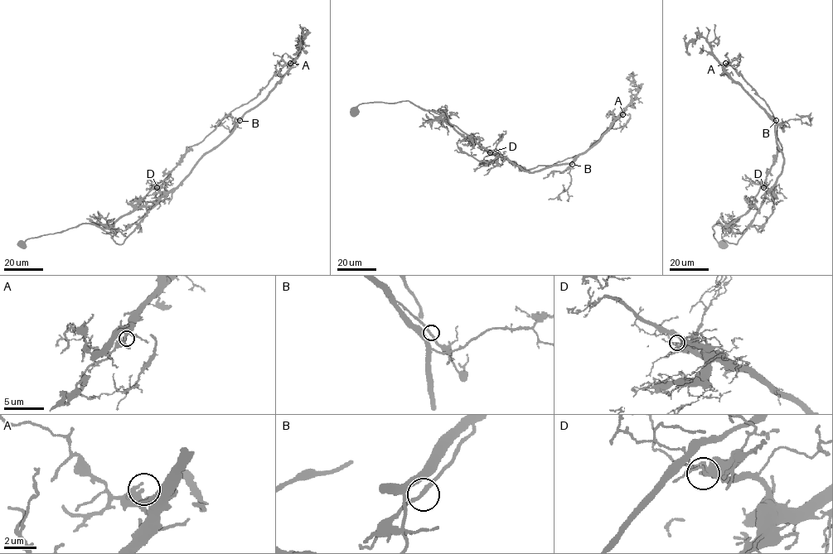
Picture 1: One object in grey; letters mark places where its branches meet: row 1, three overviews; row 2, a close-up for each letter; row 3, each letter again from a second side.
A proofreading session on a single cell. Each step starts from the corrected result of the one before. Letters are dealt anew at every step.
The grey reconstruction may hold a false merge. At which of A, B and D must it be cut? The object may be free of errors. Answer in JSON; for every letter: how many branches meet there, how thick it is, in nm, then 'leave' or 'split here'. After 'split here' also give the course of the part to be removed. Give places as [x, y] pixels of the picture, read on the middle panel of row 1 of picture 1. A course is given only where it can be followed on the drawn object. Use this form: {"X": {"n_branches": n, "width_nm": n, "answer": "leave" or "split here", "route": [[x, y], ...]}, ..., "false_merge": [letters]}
{"A": {"n_branches": 2, "width_nm": 240, "answer": "leave"}, "B": {"n_branches": 2, "width_nm": 240, "answer": "leave"}, "D": {"n_branches": 2, "width_nm": 260, "answer": "split here", "route": [[490, 152], [501, 156], [516, 165], [520, 171], [552, 166], [585, 151], [612, 122]]}, "false_merge": ["D"]}

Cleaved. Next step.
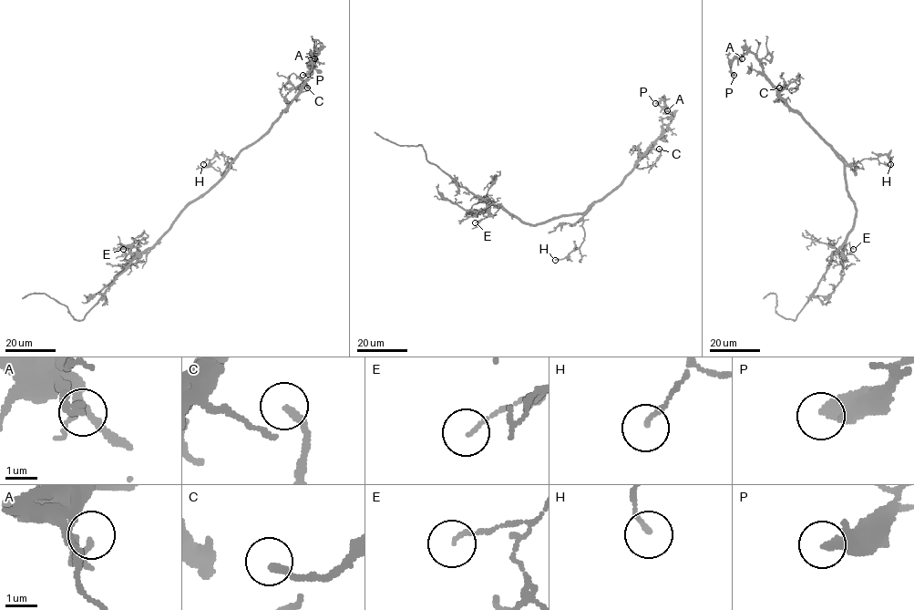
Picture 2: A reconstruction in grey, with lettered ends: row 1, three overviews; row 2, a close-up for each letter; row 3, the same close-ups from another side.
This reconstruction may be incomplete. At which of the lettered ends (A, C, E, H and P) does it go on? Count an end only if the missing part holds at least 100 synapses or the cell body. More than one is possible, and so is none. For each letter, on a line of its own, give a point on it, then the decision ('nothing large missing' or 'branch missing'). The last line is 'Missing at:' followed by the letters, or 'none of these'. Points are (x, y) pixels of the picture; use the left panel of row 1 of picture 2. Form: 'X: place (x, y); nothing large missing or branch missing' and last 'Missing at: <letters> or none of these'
A: place (314, 58); nothing large missing
C: place (307, 87); nothing large missing
E: place (123, 249); nothing large missing
H: place (203, 164); nothing large missing
P: place (302, 75); nothing large missing
Missing at: none of these

